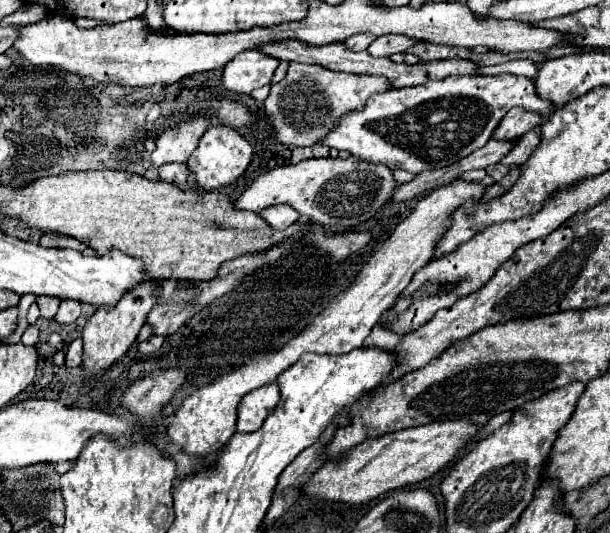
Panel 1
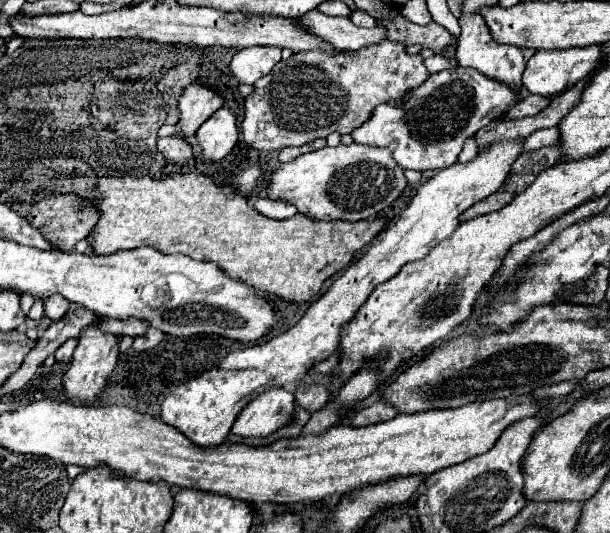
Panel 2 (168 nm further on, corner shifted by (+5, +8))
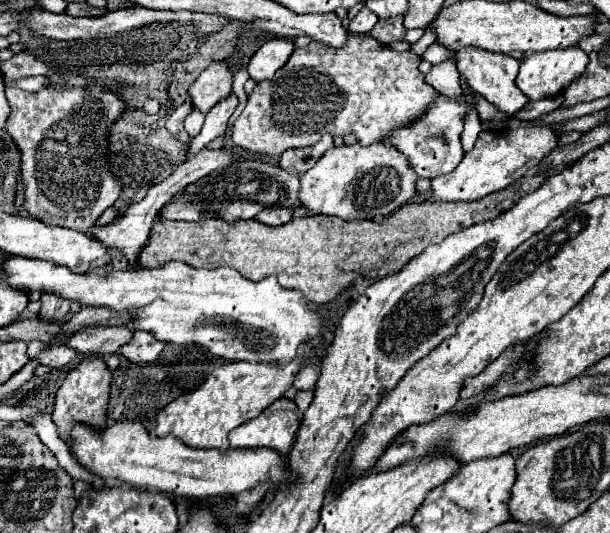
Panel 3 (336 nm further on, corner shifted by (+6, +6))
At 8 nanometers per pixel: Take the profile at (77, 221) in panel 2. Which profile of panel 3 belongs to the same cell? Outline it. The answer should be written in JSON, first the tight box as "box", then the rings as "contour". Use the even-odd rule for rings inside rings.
{"box":[6,84,126,230],"contour":[[[54,84],[38,92],[6,88],[6,98],[12,108],[8,134],[22,154],[26,214],[44,224],[90,230],[122,192],[120,178],[110,170],[108,136],[112,124],[126,110],[124,100],[100,86],[60,88]]]}

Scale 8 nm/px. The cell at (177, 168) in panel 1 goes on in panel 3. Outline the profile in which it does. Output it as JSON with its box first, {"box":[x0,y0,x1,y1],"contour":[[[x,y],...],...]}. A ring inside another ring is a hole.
{"box":[166,100,192,142],"contour":[[[186,100],[186,102],[184,102],[182,106],[178,106],[178,108],[168,116],[168,120],[166,120],[168,132],[170,132],[172,136],[176,136],[180,142],[188,142],[188,140],[190,140],[188,132],[184,130],[184,118],[186,118],[190,112],[192,112],[192,102]]]}

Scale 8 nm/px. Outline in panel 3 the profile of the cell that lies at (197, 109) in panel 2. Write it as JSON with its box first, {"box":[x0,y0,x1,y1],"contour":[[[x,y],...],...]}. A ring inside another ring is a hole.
{"box":[188,60,234,114],"contour":[[[224,60],[212,62],[188,90],[194,108],[206,114],[218,100],[232,92],[232,82],[234,76],[230,72],[230,64]]]}

